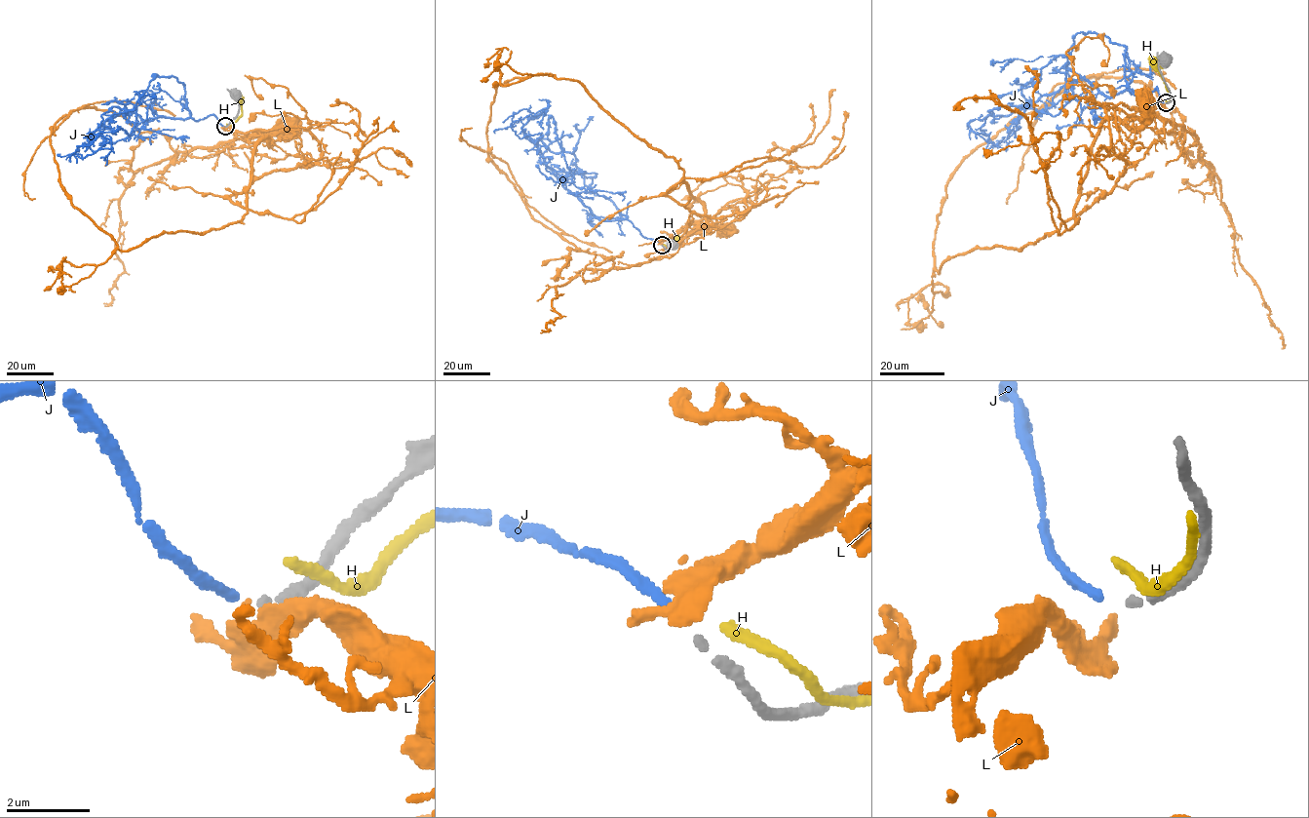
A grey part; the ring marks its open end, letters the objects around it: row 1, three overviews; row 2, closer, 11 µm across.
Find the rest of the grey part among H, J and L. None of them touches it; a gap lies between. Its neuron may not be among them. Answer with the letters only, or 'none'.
J

